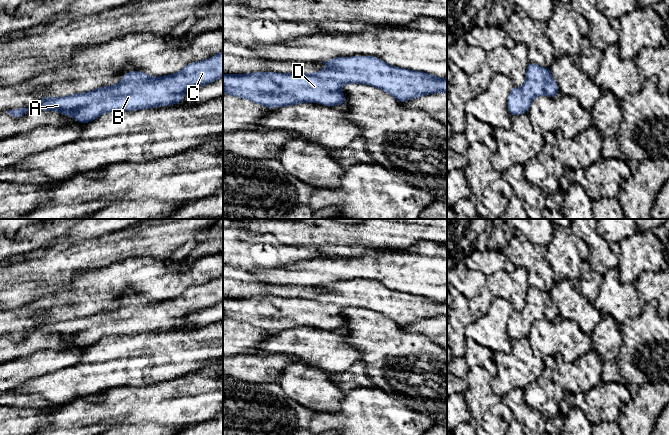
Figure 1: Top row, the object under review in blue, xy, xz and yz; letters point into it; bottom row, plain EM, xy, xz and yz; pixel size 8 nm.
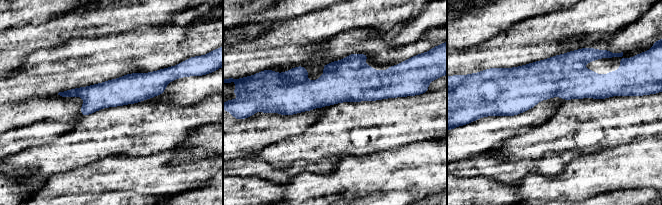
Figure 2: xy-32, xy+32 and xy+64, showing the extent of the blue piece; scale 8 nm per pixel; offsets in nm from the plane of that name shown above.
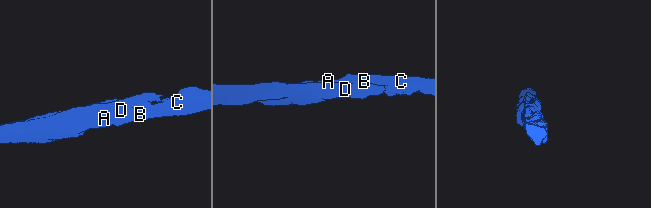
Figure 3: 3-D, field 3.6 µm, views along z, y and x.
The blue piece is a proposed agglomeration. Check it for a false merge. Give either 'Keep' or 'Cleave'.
Keep

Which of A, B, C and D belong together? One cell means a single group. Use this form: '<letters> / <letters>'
A B C D

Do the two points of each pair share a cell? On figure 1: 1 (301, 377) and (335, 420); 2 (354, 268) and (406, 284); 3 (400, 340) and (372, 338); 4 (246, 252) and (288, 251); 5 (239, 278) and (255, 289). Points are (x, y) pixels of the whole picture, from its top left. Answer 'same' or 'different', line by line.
1: different
2: same
3: same
4: same
5: same

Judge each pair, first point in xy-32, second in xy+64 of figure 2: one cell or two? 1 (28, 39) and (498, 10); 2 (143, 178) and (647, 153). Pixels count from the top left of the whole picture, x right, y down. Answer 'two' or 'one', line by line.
1: two
2: one

